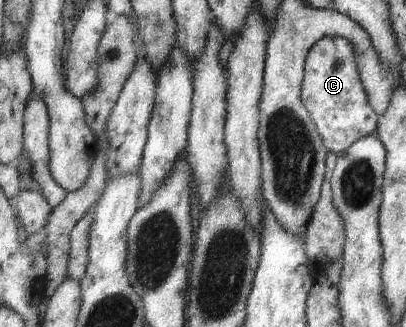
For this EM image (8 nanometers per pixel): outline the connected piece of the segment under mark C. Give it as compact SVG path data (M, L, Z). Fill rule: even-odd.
M340 36L322 38L305 63L302 99L312 114L329 153L340 155L353 143L377 133L380 116L369 104L369 95L361 80L354 46Z

